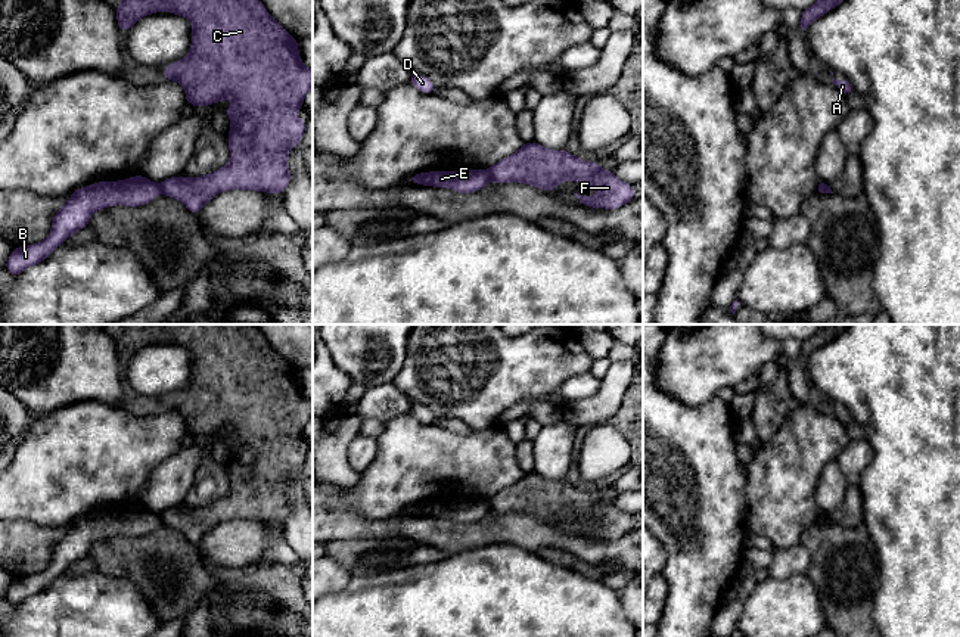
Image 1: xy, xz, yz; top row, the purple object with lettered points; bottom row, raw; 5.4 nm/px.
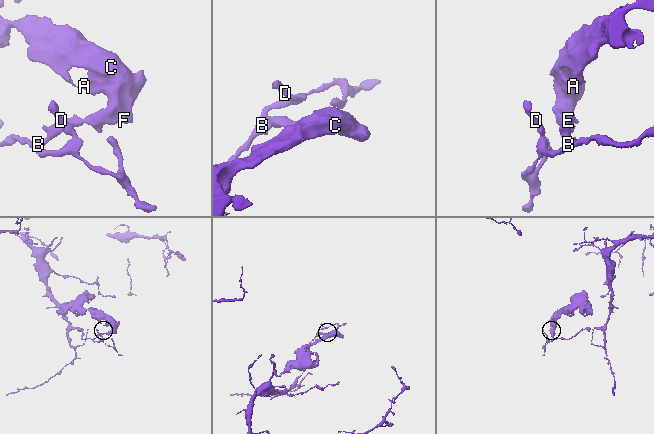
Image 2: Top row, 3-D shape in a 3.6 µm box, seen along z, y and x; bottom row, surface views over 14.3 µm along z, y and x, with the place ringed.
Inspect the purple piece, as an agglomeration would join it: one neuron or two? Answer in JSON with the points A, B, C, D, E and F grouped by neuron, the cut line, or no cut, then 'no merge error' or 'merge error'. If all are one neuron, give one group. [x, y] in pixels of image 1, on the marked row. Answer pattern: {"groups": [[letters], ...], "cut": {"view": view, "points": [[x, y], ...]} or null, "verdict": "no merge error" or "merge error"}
{"groups": [["A", "C", "F"], ["B", "D", "E"]], "cut": {"view": "xz", "points": [[487, 170], [491, 180]]}, "verdict": "merge error"}

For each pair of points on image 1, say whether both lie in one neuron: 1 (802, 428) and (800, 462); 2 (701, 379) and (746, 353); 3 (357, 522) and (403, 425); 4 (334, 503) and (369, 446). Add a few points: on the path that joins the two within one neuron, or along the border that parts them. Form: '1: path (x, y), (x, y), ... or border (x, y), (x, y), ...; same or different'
1: path (802, 437), (800, 453); same
2: path (712, 367), (727, 353), (735, 353); same
3: border (328, 506), (354, 509), (367, 516), (397, 513); different
4: border (376, 440), (376, 456), (360, 472); different

